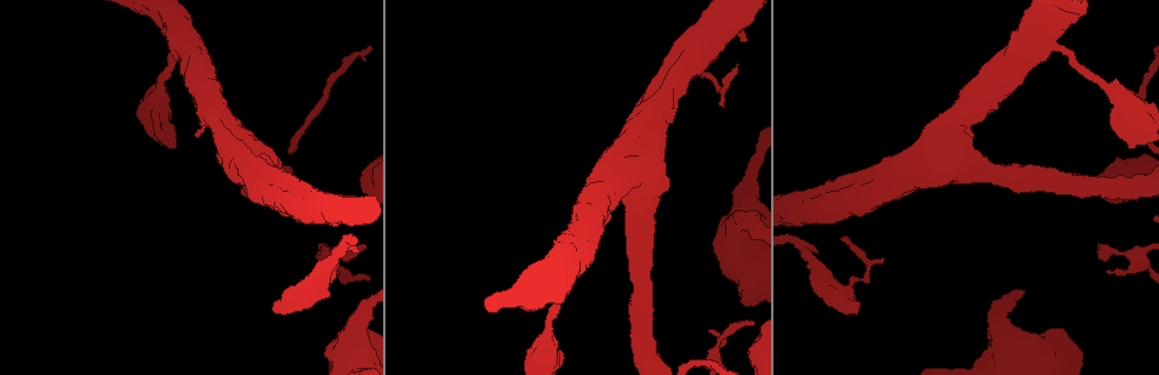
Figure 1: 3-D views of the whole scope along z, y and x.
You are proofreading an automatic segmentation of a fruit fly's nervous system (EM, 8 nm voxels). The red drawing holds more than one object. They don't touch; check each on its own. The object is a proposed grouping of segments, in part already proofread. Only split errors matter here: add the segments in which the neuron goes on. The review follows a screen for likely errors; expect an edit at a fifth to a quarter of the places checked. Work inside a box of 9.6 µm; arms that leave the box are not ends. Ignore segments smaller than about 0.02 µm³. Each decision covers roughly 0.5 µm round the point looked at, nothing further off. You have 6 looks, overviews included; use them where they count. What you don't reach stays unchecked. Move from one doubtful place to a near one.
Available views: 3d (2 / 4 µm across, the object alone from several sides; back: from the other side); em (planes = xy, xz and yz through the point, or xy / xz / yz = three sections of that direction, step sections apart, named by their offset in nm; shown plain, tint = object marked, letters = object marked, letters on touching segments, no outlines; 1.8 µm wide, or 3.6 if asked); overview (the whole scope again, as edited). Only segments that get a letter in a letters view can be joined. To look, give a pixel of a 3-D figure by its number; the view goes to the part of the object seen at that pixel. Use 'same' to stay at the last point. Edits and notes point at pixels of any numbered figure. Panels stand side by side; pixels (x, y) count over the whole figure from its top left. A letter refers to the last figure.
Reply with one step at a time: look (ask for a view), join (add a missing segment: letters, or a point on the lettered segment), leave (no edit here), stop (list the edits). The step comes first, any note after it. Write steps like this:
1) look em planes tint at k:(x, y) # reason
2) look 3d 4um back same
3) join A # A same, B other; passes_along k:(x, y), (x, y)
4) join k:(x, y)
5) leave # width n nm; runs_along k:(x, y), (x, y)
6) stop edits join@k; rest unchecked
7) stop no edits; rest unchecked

look 3d 2um at 1:(711, 331) # thin end

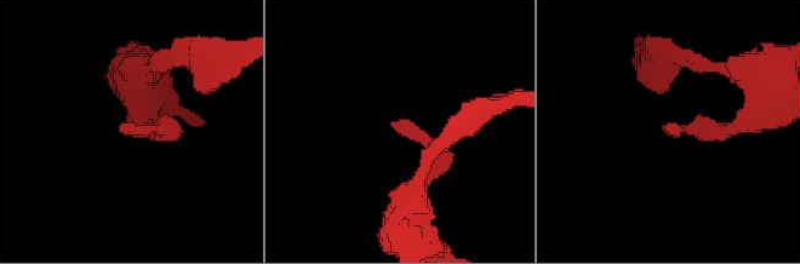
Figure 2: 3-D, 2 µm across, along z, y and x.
look em planes letters at 2:(666, 126) # now the EM

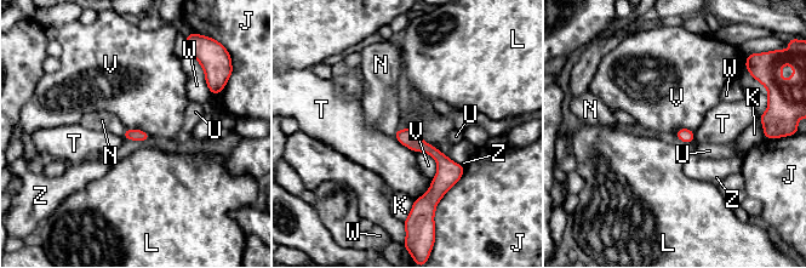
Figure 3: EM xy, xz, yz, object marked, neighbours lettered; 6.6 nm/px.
leave # longest_contact J 380 nm; J other, K other, L other, N other, T other, U other, V other, W other, Z other; runs_along 3:(399, 132), (442, 161), (421, 204); none of them fits

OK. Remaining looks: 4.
look em 3.6um yz step 4 letters at 1:(354, 349) # calibre changes

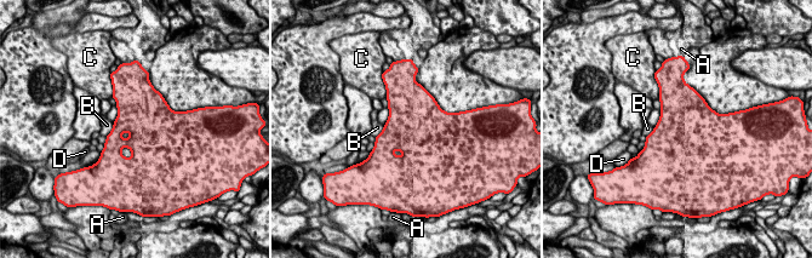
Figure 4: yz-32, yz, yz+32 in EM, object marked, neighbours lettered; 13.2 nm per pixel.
leave # A other, B other, C other, D other; border 4:(114, 122), (107, 136); no lettered segment goes on from it

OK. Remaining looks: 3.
look 3d 4um back at 1:(818, 252) # branch stops here

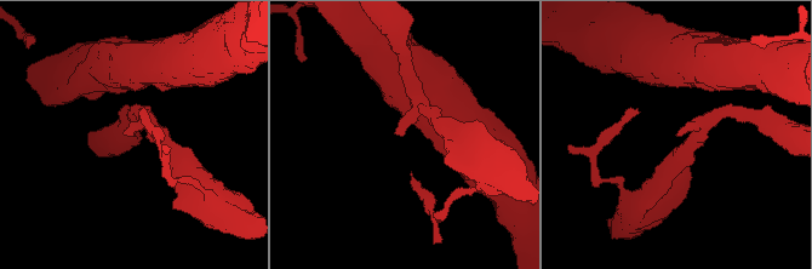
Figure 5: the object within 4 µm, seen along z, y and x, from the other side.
look em xz step 8 letters at 5:(678, 134)

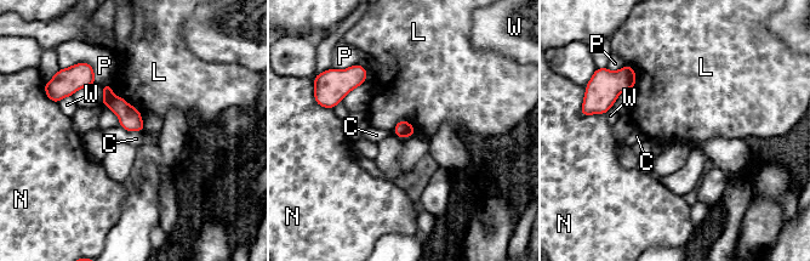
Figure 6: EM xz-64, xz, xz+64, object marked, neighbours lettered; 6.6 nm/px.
leave # C other, L other, N other, P other, W other; border 6:(109, 84), (113, 95), (140, 113); none of them fits

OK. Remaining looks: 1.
stop no edits; rest unchecked

